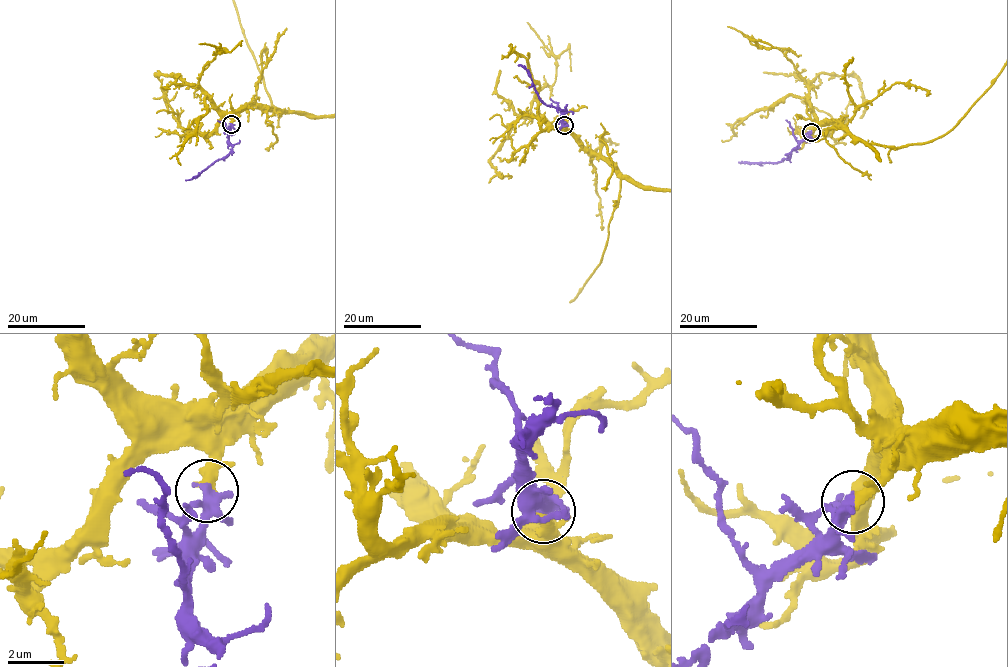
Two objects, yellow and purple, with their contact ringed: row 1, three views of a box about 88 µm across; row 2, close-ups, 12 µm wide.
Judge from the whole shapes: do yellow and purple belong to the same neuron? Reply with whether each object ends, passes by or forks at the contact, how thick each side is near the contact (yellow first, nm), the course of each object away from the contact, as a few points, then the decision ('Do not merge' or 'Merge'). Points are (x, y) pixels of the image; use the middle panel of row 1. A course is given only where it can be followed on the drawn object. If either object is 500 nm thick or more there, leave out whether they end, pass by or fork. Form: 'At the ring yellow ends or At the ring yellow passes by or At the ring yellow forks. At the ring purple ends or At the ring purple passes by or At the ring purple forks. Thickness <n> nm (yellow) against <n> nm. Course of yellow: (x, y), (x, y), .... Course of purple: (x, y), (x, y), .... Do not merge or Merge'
At the ring yellow passes by. At the ring purple passes by. Thickness 280 nm (yellow) against 340 nm. Course of purple: (564, 125), (563, 113), (566, 111), (550, 107), (541, 100), (529, 73), (518, 64). Merge

